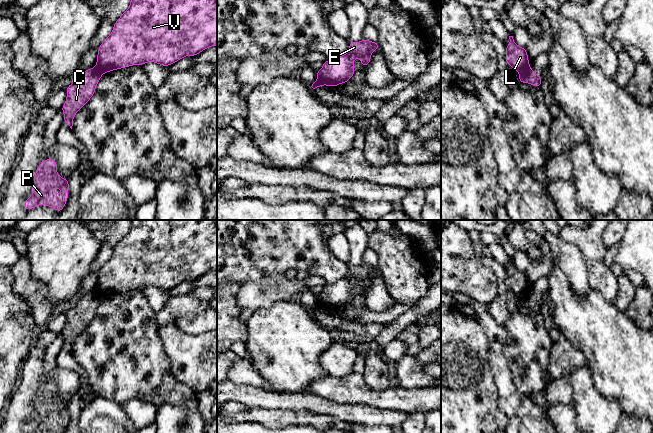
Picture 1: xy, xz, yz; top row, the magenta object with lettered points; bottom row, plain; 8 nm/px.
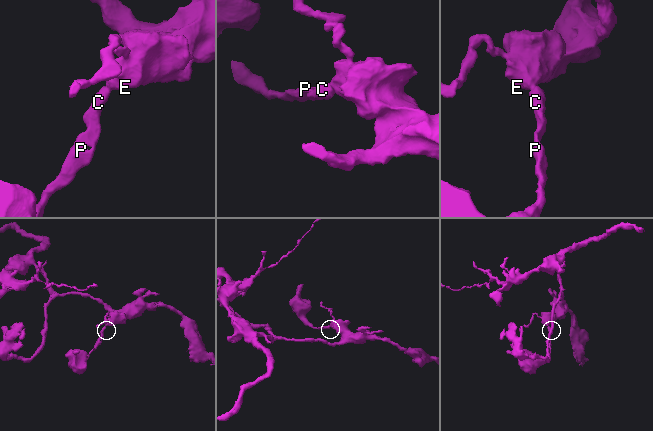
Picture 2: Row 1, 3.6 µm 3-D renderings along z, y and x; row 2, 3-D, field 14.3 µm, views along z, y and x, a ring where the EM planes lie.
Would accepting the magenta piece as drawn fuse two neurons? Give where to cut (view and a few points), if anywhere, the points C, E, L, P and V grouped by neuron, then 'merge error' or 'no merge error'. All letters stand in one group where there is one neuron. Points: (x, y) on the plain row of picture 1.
cut in yz along (528, 290), (520, 297); C P / E L V; merge error

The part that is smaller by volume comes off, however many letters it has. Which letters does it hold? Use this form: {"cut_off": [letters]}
{"cut_off": ["C", "P"]}

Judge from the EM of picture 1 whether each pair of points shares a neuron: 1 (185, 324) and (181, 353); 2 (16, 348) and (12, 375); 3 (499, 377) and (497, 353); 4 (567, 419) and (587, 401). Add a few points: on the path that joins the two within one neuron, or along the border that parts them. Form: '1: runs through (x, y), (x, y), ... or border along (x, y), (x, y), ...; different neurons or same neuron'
1: border along (175, 322), (180, 328), (190, 334), (206, 332); different neurons
2: runs through (12, 355), (12, 368); same neuron
3: runs through (499, 371), (497, 359); same neuron
4: border along (572, 406), (577, 422); different neurons

